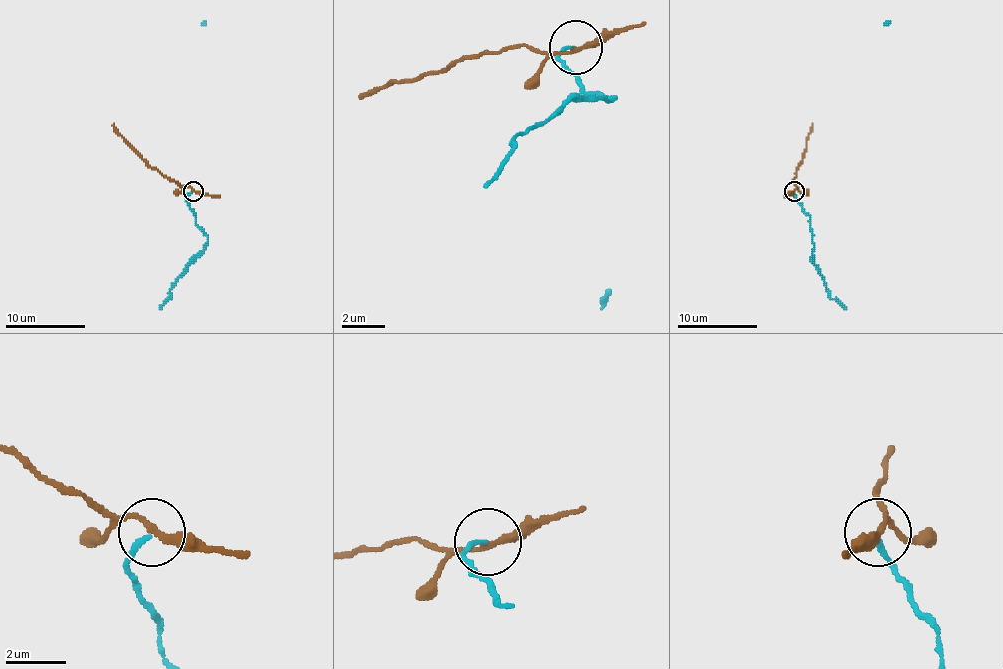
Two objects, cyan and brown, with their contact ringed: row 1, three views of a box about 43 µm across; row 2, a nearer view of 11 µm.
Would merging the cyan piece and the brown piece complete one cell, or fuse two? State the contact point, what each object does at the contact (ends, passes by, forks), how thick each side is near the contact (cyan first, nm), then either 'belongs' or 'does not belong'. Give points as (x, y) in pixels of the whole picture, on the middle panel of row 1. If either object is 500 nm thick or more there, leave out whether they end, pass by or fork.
(576, 47) | cyan ends | brown passes by | 170/200 nm | does not belong

